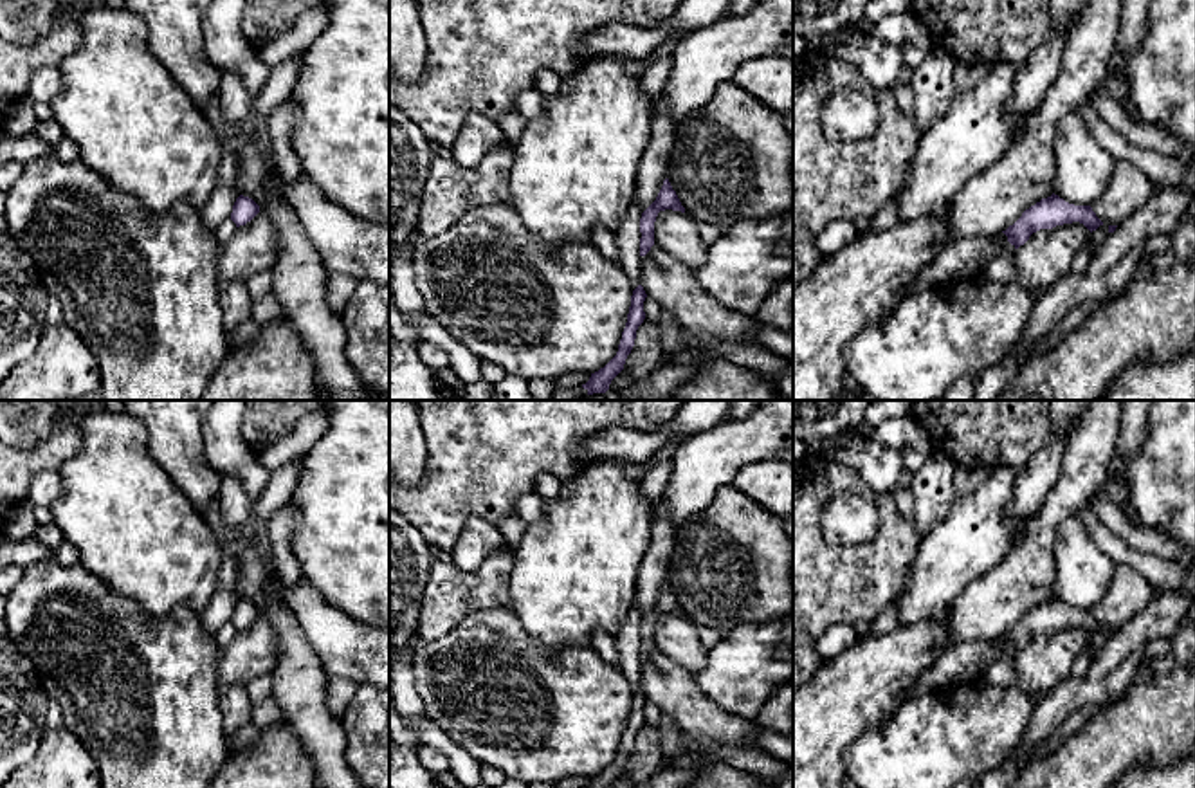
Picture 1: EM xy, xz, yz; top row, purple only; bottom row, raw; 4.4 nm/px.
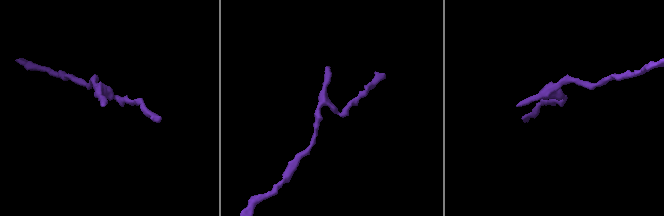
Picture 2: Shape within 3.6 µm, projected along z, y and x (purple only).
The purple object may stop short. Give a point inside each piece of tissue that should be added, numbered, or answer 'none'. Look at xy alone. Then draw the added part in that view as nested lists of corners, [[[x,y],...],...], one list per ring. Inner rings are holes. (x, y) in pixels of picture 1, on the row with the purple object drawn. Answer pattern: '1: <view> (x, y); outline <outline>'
none

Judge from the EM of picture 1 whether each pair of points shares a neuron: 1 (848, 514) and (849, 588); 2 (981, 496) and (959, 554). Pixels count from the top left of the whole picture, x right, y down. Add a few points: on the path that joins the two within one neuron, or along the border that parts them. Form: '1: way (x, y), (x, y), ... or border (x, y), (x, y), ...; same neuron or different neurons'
1: border (880, 516), (860, 543), (830, 545), (819, 529); different neurons
2: way (979, 511), (979, 527), (972, 540); same neuron

